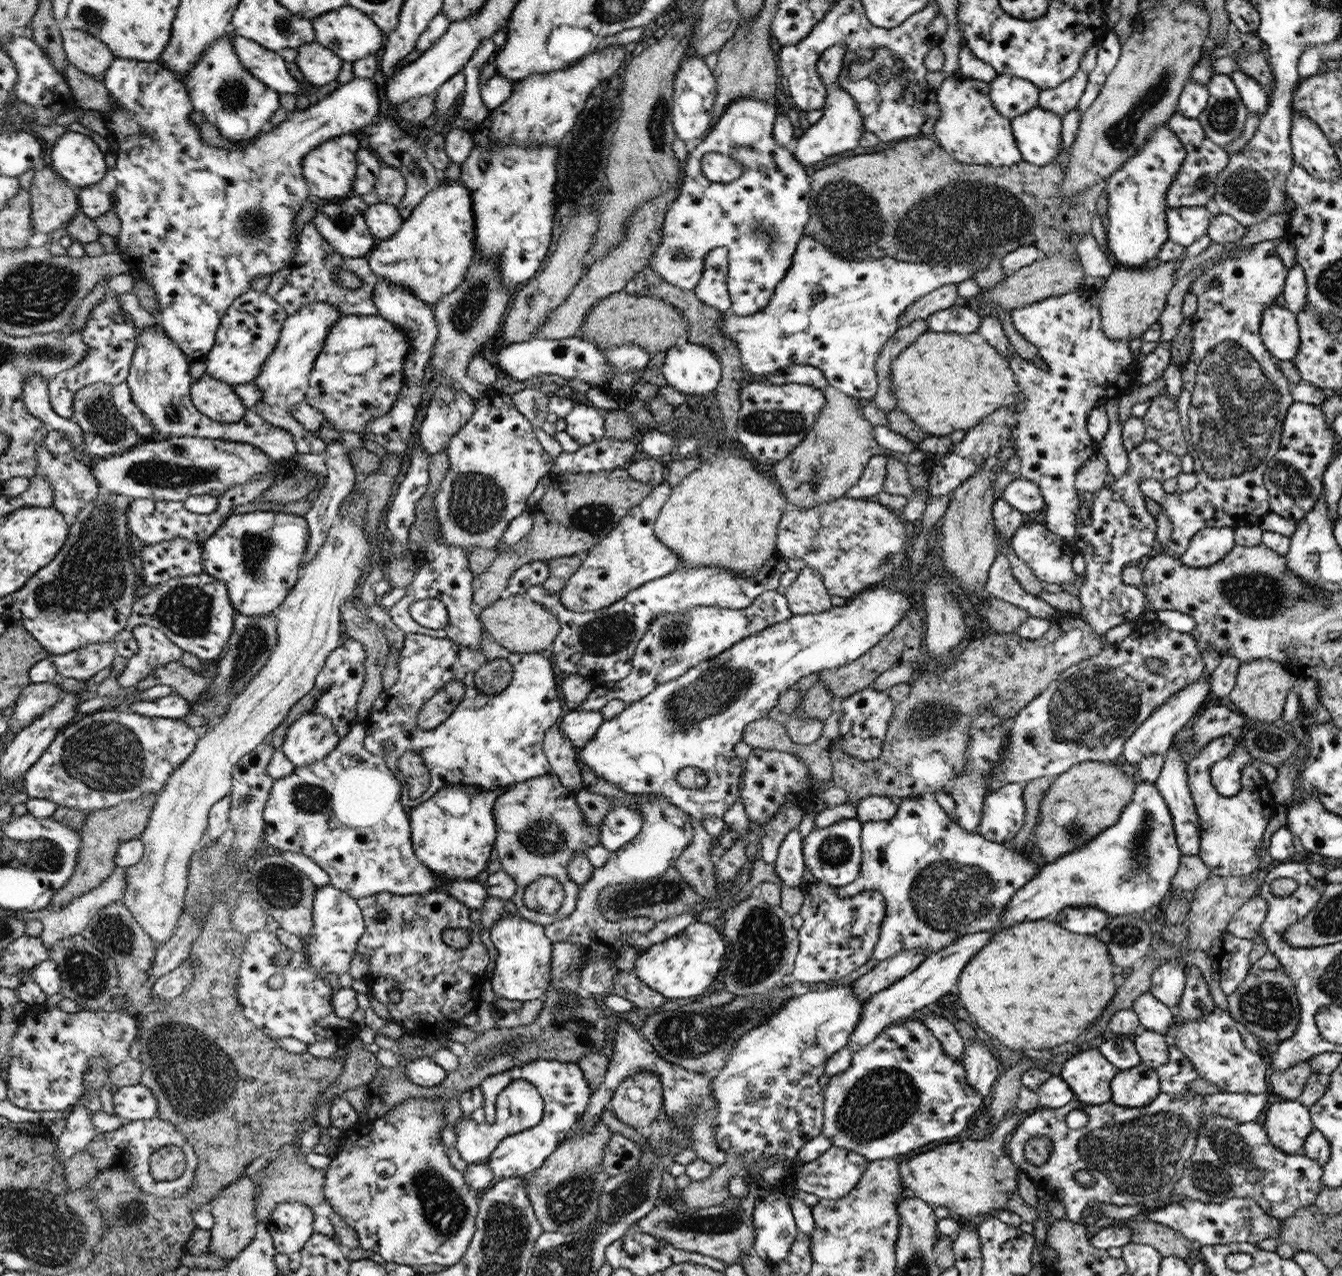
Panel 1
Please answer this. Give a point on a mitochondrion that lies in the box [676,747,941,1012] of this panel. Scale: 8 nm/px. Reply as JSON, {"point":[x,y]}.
{"point":[761,944]}

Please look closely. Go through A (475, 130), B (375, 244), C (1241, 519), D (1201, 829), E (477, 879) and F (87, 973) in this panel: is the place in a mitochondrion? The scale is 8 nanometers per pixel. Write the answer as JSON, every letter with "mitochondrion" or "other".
{"A":"other","B":"other","C":"other","D":"other","E":"other","F":"mitochondrion"}

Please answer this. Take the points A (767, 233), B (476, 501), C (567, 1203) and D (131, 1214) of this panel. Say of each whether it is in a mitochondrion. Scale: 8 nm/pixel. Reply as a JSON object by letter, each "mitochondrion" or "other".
{"A":"mitochondrion","B":"mitochondrion","C":"mitochondrion","D":"mitochondrion"}

